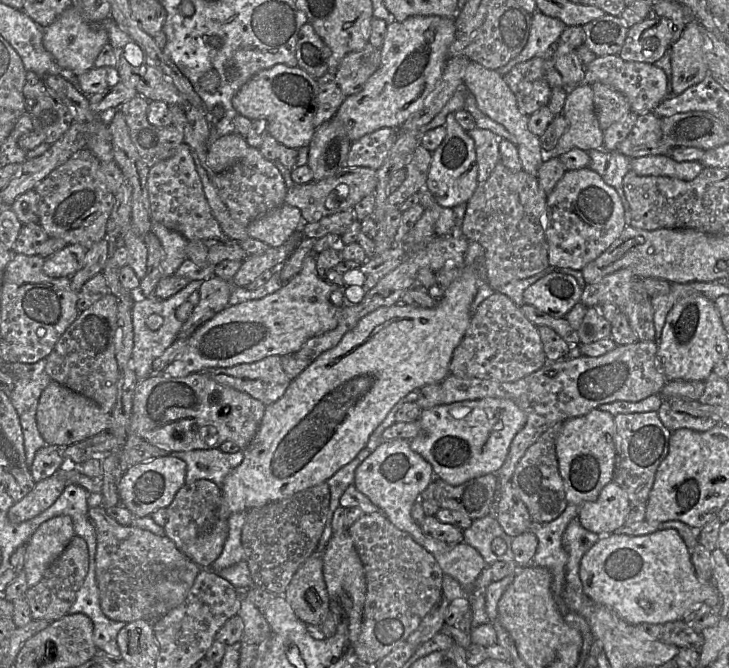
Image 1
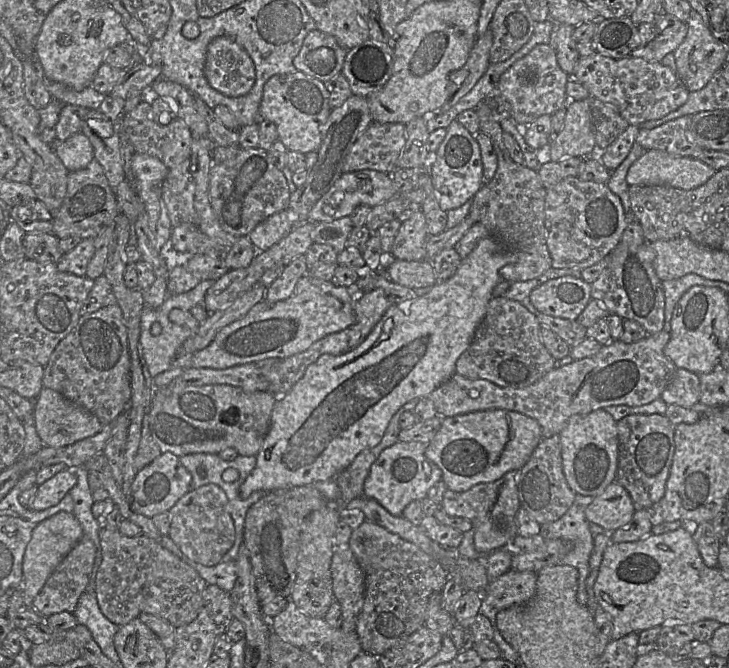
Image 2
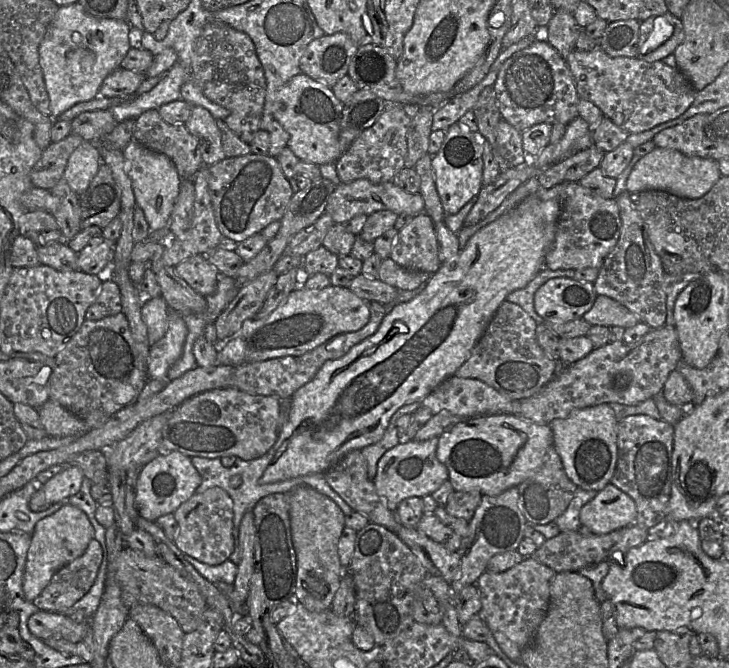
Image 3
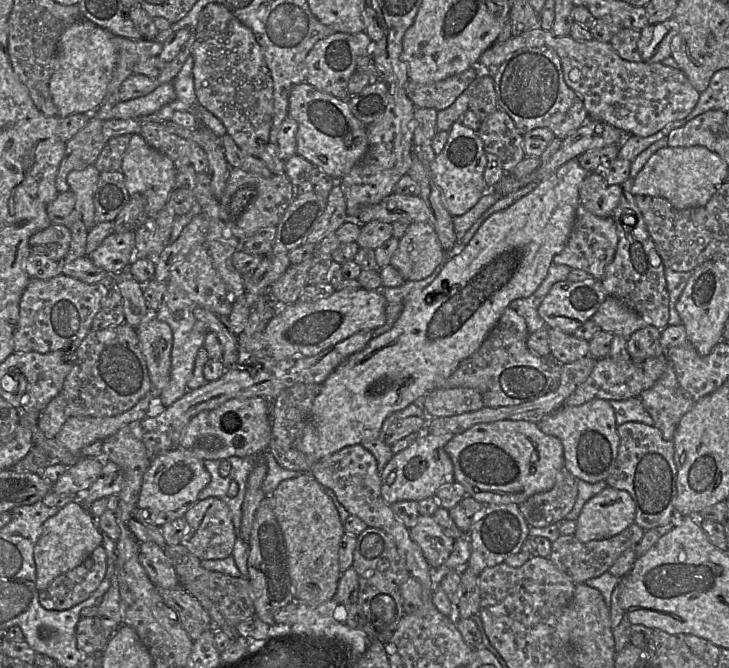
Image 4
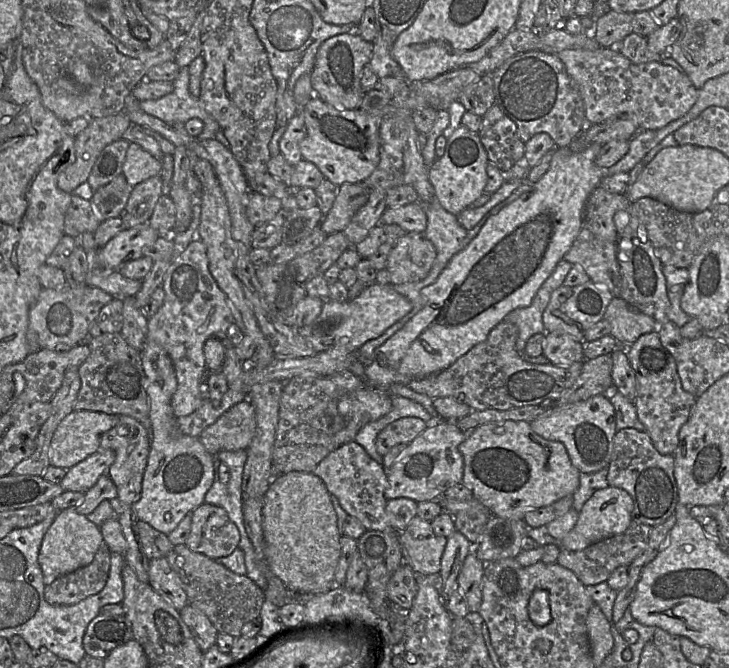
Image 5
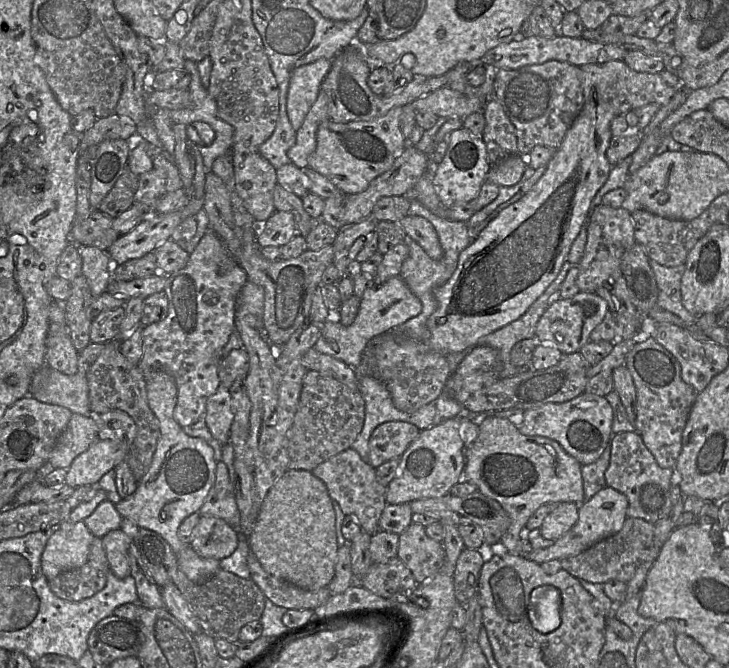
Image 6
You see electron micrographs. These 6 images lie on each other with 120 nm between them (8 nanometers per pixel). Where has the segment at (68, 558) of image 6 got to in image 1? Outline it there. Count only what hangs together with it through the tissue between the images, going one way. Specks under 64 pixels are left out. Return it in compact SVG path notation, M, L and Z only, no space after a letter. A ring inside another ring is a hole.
M66 515L53 517L42 523L27 542L24 560L24 572L27 586L33 587L43 577L47 568L62 554L71 540L75 537L72 519Z

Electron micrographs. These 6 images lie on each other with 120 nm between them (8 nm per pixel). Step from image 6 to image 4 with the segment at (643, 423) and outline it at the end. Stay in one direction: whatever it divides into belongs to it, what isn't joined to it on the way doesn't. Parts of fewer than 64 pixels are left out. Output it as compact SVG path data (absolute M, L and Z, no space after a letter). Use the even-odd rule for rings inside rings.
M651 325L631 334L627 338L627 351L631 359L635 363L641 363L651 357L663 356L660 337L661 330ZM670 362L664 374L639 398L665 440L673 440L681 418L696 402L679 384Z

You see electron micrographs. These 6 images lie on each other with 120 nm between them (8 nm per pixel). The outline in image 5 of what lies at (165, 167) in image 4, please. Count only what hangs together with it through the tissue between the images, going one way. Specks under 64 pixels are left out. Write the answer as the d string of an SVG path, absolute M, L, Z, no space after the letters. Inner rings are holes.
M130 143L123 164L122 174L130 186L160 175L162 163L137 143Z

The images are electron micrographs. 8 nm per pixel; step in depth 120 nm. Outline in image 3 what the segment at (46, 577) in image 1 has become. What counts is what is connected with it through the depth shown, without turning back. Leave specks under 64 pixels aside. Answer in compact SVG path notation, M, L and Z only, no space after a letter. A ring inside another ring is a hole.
M92 539L83 555L58 570L49 584L32 601L42 611L66 611L80 600L93 586L103 551L100 543Z

